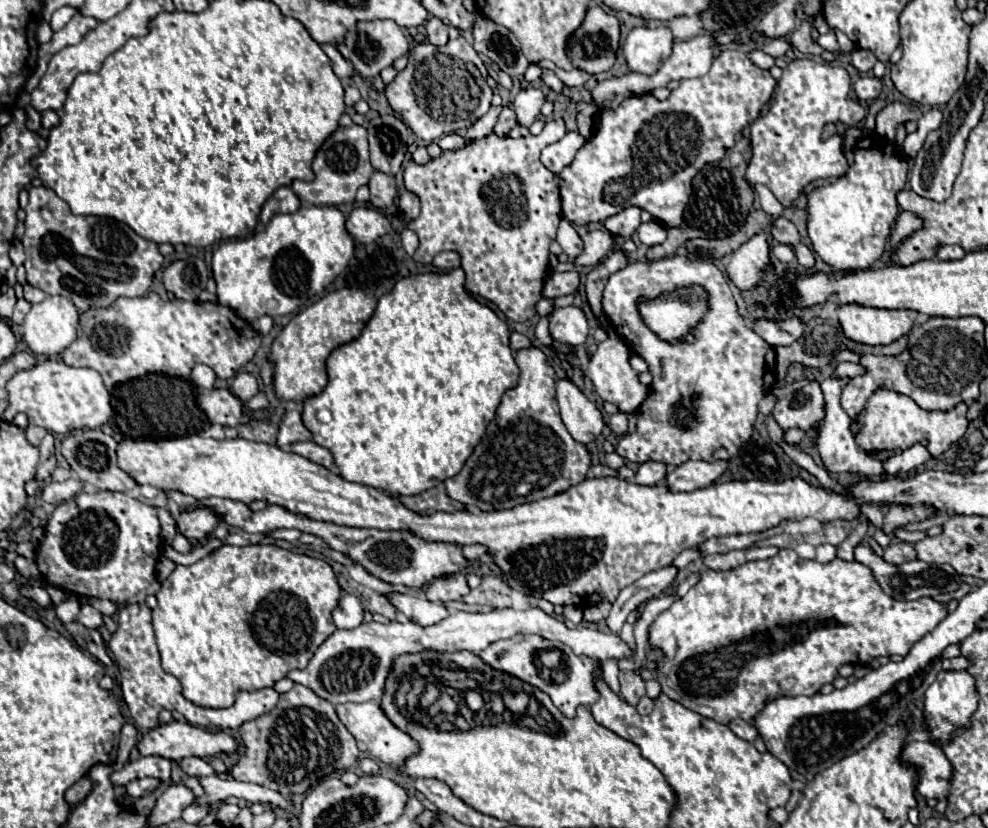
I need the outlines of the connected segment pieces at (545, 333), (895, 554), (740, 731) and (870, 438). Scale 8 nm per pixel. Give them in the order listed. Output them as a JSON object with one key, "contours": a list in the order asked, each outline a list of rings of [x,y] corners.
{"contours":[[[[549,316],[541,317],[536,329],[534,340],[532,341],[533,346],[540,347],[542,345],[551,346],[553,344],[553,339],[549,332]]],[[[895,542],[885,550],[883,560],[889,562],[889,564],[903,564],[903,562],[909,562],[909,560],[917,560],[917,552],[915,552],[913,544]]],[[[741,718],[733,720],[733,722],[729,724],[729,728],[731,728],[739,738],[743,738],[743,740],[747,740],[747,742],[755,742],[757,738],[761,738],[761,736],[759,736],[759,732],[757,732],[757,728],[755,728],[755,726],[751,726],[749,722],[741,720]]],[[[877,390],[869,398],[863,414],[859,416],[861,432],[855,436],[855,440],[857,440],[859,448],[865,452],[883,450],[883,448],[907,450],[909,446],[917,444],[919,440],[927,440],[931,456],[937,458],[939,454],[947,452],[953,444],[957,444],[965,436],[967,426],[969,426],[965,412],[967,412],[965,404],[959,404],[949,412],[925,412],[909,396],[903,396],[903,394],[891,392],[891,390]]]]}

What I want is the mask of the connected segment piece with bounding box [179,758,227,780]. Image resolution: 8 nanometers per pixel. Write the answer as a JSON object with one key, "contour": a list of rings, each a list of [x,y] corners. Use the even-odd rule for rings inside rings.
{"contour":[[[183,758],[183,760],[179,762],[179,766],[181,766],[183,772],[189,774],[189,776],[211,776],[211,774],[217,774],[221,780],[227,780],[227,774],[215,772],[213,766],[211,766],[207,760],[203,760],[203,758]]]}

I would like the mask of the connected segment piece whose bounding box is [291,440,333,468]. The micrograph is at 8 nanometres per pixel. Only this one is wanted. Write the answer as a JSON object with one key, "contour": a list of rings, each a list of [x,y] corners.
{"contour":[[[297,442],[291,446],[291,452],[307,458],[307,460],[313,460],[315,464],[321,464],[325,468],[333,468],[333,456],[327,448],[315,444],[315,442]]]}

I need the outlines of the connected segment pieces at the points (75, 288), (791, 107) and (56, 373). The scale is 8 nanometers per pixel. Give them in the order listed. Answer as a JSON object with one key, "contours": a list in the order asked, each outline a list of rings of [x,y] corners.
{"contours":[[[[39,186],[29,190],[29,204],[25,208],[25,270],[27,282],[49,296],[65,296],[69,298],[79,312],[87,312],[91,308],[107,308],[117,298],[135,298],[145,296],[151,288],[155,272],[163,266],[163,256],[155,242],[143,240],[137,236],[127,224],[117,222],[113,218],[99,218],[99,216],[75,216],[71,214],[69,206],[49,188]]],[[[791,60],[783,68],[769,110],[751,124],[753,158],[747,166],[745,178],[749,184],[765,184],[783,208],[791,208],[799,194],[815,180],[837,178],[849,170],[849,162],[841,148],[841,136],[817,140],[825,124],[843,122],[857,126],[865,118],[865,108],[849,96],[851,78],[841,66],[819,64],[815,60]]],[[[43,360],[31,370],[17,372],[7,382],[9,408],[5,420],[13,420],[17,412],[29,416],[29,424],[37,424],[55,434],[67,434],[81,426],[99,428],[113,416],[111,394],[107,392],[101,376],[91,368],[73,368],[63,360]]]]}

